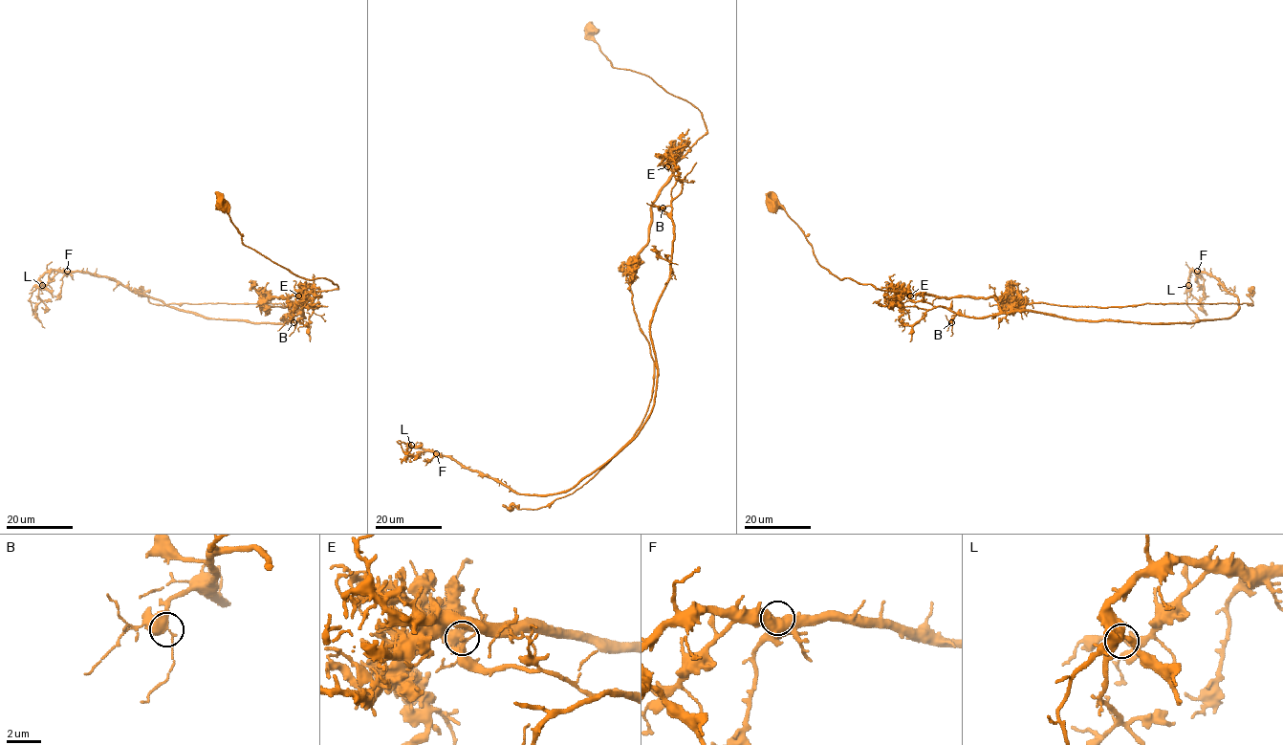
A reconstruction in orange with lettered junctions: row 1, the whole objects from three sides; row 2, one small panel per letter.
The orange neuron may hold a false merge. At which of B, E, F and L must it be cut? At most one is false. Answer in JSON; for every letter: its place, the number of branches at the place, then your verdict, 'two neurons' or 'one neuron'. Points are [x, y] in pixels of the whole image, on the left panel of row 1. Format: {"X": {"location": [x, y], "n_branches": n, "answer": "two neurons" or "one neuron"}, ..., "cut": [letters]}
{"B": {"location": [293, 322], "n_branches": 3, "answer": "one neuron"}, "E": {"location": [298, 295], "n_branches": 3, "answer": "two neurons"}, "F": {"location": [67, 271], "n_branches": 3, "answer": "one neuron"}, "L": {"location": [42, 285], "n_branches": 3, "answer": "one neuron"}, "cut": ["E"]}

